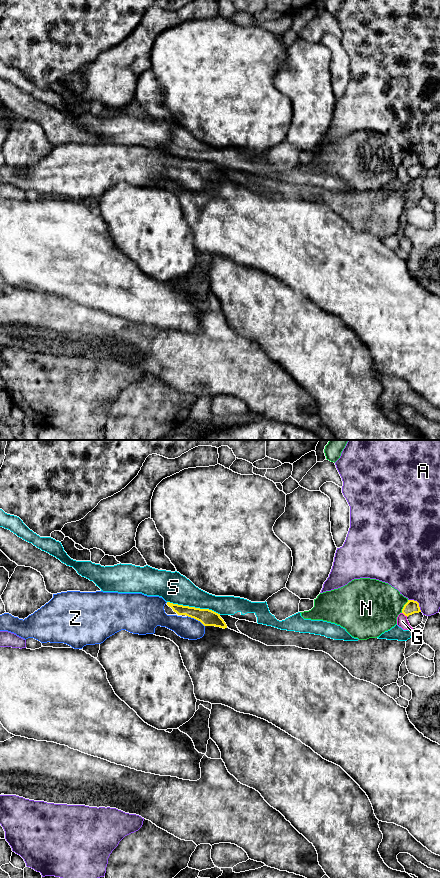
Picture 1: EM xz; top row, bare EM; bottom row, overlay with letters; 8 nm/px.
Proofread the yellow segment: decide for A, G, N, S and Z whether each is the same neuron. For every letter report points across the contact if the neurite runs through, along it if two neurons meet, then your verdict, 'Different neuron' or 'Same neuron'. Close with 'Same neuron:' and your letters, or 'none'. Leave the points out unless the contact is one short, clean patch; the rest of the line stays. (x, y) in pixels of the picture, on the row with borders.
A: Different neuron
G: Different neuron
N: Different neuron
S: Different neuron
Z: Path across: xz (207, 617), (196, 619), (189, 628). Same neuron
Same neuron: Z

